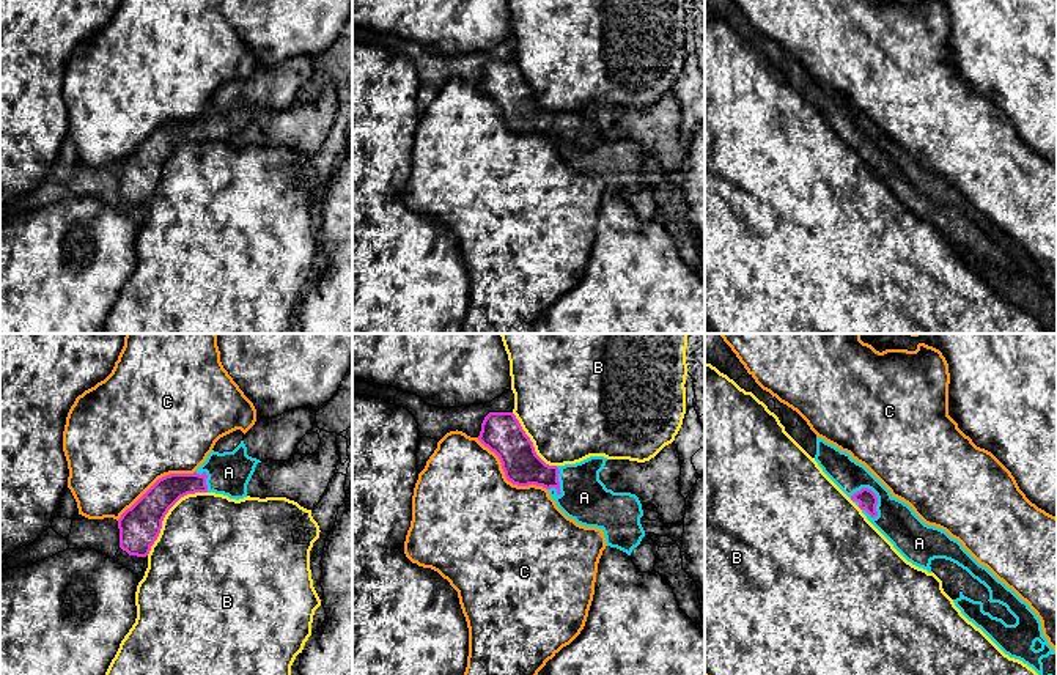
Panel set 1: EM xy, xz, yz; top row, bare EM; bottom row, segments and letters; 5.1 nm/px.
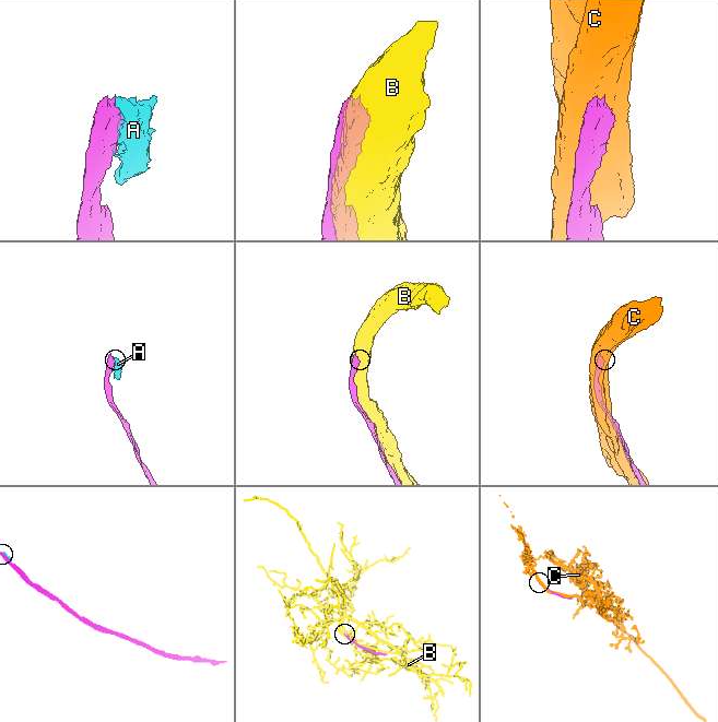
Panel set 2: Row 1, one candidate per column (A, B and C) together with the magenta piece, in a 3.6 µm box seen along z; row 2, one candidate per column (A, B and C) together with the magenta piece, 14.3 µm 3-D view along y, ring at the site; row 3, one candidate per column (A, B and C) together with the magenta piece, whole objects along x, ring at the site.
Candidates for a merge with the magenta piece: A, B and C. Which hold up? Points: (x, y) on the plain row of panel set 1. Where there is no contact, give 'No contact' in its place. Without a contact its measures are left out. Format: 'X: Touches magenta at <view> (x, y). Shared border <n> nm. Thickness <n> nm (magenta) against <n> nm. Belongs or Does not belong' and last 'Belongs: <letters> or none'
A: Touches magenta at yz (873, 140). Shared border 180 nm. Thickness 100 nm (magenta) against 200 nm. Does not belong
B: Touches magenta at xy (167, 159). Shared border 440 nm. Thickness 220 nm (magenta) against 480 nm. Does not belong
C: Touches magenta at xz (505, 123). Shared border 440 nm. Thickness 200 nm (magenta) against 500 nm. Does not belong
Belongs: none

